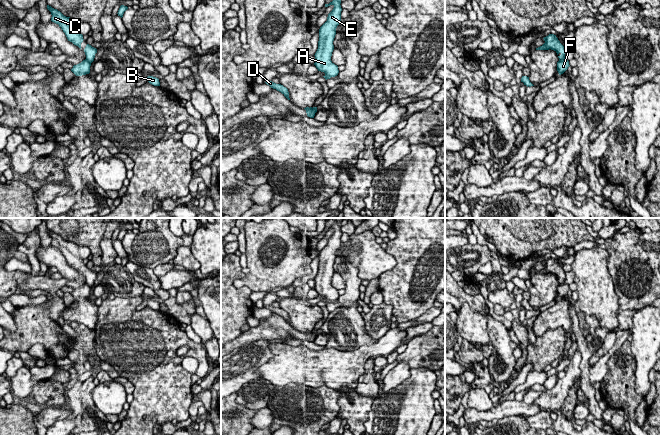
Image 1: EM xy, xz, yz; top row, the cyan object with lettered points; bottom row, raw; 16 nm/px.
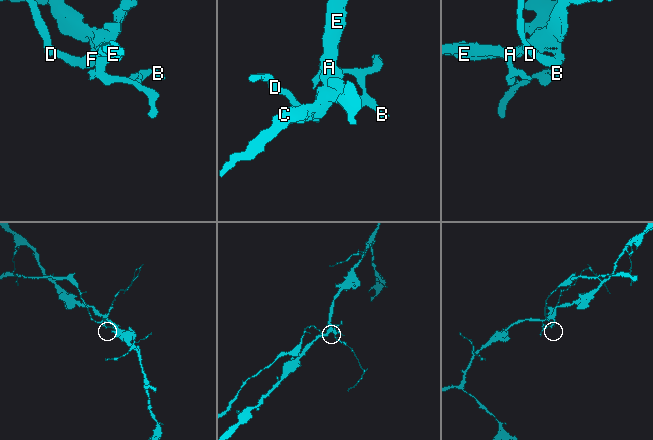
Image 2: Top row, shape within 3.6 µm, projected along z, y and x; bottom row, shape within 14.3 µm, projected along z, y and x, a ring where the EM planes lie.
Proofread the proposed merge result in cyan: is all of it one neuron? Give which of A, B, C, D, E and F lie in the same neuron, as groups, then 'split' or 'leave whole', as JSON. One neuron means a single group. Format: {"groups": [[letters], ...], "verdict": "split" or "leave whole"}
{"groups": [["A", "B", "C", "E"], ["D", "F"]], "verdict": "split"}

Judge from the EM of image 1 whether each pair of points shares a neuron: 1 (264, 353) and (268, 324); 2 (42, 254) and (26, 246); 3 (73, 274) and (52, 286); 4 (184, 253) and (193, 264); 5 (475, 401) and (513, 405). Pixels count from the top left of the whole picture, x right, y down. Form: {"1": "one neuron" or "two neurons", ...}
{"1": "two neurons", "2": "two neurons", "3": "two neurons", "4": "one neuron", "5": "two neurons"}

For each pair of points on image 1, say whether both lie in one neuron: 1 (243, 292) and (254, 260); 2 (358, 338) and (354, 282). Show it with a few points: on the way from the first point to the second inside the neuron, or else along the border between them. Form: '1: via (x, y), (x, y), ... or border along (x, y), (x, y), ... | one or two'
1: border along (233, 281), (236, 287), (247, 286), (252, 290) | two
2: via (351, 324), (351, 296) | one

